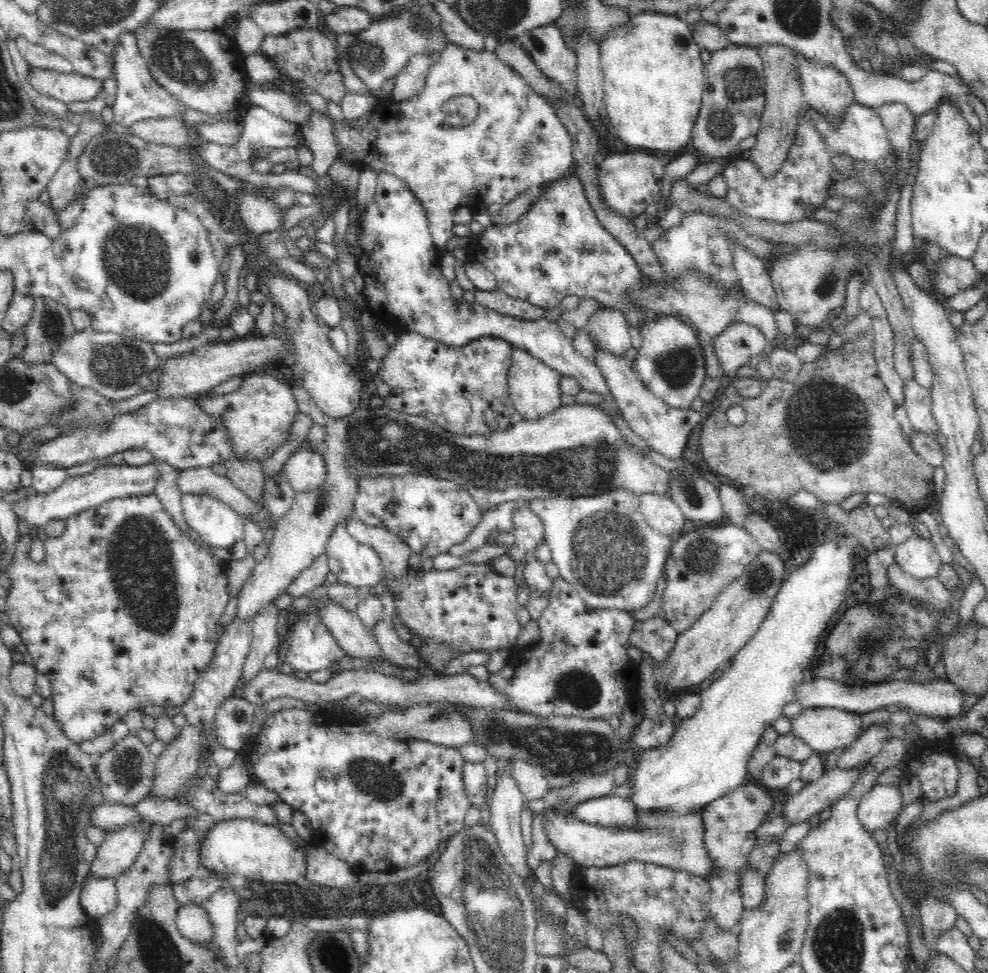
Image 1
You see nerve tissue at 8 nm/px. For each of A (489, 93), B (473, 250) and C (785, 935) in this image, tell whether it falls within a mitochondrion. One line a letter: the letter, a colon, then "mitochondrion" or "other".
A: other
B: other
C: mitochondrion

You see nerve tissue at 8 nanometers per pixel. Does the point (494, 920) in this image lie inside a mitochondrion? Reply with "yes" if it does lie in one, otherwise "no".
yes

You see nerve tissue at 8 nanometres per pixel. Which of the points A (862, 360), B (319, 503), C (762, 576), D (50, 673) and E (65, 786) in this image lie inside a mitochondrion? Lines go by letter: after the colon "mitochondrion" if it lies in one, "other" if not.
A: other
B: mitochondrion
C: mitochondrion
D: other
E: mitochondrion

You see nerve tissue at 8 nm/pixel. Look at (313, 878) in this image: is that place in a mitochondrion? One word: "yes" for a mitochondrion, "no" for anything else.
no

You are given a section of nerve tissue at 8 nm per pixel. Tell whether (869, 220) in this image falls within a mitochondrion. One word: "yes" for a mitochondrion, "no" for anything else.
yes

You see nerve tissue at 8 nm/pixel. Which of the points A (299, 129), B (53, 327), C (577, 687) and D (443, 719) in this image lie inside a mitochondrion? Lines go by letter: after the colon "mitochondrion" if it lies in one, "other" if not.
A: other
B: mitochondrion
C: mitochondrion
D: mitochondrion

